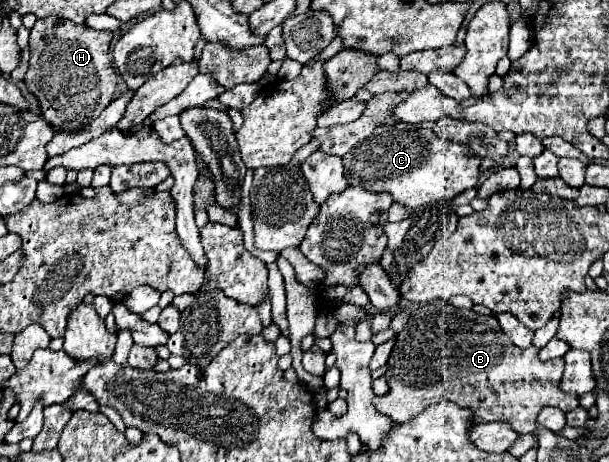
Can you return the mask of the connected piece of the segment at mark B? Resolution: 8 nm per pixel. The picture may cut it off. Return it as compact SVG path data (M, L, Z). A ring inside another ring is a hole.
M431 302L425 306L419 306L413 310L409 322L397 336L395 348L391 352L391 370L385 374L389 378L389 392L383 396L373 398L373 406L379 414L389 416L393 422L401 424L409 418L421 414L427 406L453 400L461 406L469 406L475 414L475 422L509 422L517 432L529 434L535 428L535 420L539 410L545 406L561 408L563 412L569 412L579 406L577 396L567 396L559 388L559 380L563 374L563 358L541 362L537 358L537 348L517 348L501 334L501 328L497 324L495 316L481 316L473 310L459 310L451 306L449 302Z

